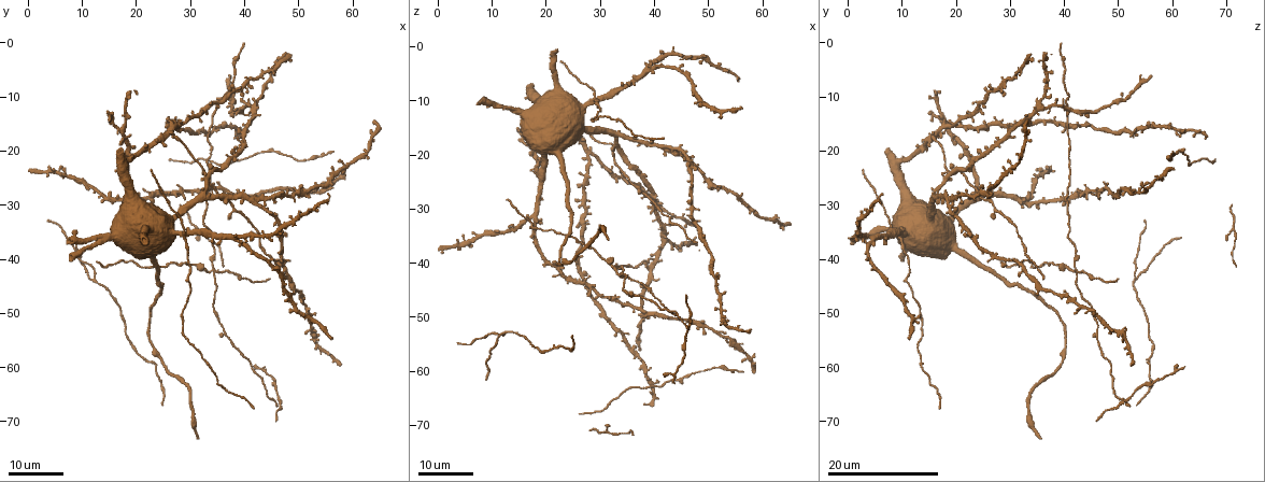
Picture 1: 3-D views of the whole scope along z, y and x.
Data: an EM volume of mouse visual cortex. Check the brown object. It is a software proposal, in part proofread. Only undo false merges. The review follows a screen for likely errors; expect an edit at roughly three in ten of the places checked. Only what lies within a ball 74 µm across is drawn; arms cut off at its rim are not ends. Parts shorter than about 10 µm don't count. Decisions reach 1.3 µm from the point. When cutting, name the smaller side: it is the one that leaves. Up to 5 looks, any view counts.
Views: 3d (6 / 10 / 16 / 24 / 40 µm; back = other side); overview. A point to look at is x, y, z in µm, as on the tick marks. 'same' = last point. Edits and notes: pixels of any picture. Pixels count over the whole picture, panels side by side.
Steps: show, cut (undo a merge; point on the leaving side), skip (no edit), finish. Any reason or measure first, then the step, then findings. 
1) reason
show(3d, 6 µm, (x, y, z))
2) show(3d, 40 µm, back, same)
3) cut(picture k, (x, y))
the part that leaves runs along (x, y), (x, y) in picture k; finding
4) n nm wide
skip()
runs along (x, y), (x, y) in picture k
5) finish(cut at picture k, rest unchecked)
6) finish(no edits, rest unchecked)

a fork
show(3d, 16 µm, (12.0, 44.0, 52.5))

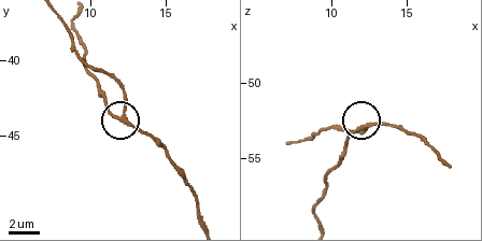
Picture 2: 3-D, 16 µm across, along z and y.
zoom in
show(3d, 10 µm, (12.0, 44.0, 52.8))

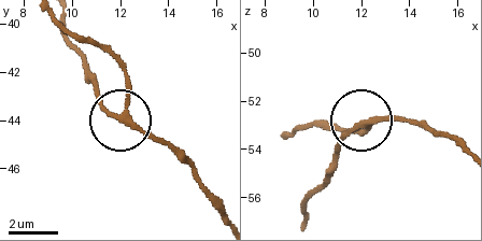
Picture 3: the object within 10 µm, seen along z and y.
200 nm wide
skip()
runs along (462, 147), (421, 125), (365, 118), (346, 131), (330, 159) in picture 3; one cell here

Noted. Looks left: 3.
four arms meet
show(3d, 24 µm, (34.0, 42.0, 42.0))

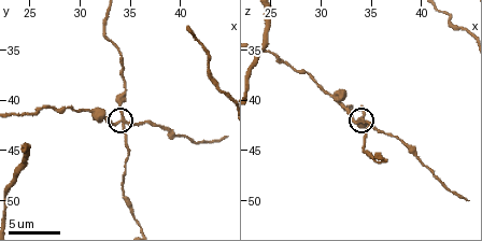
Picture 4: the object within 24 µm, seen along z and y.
zoom in
show(3d, 10 µm, (34.0, 42.0, 42.2))

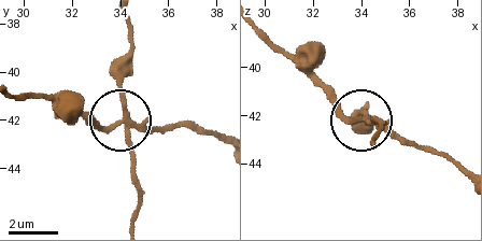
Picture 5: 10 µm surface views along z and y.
4 arms
cut(picture 5, (95, 124))
a second cell is stuck on

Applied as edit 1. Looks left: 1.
finish(cut at picture 5, rest unchecked)

